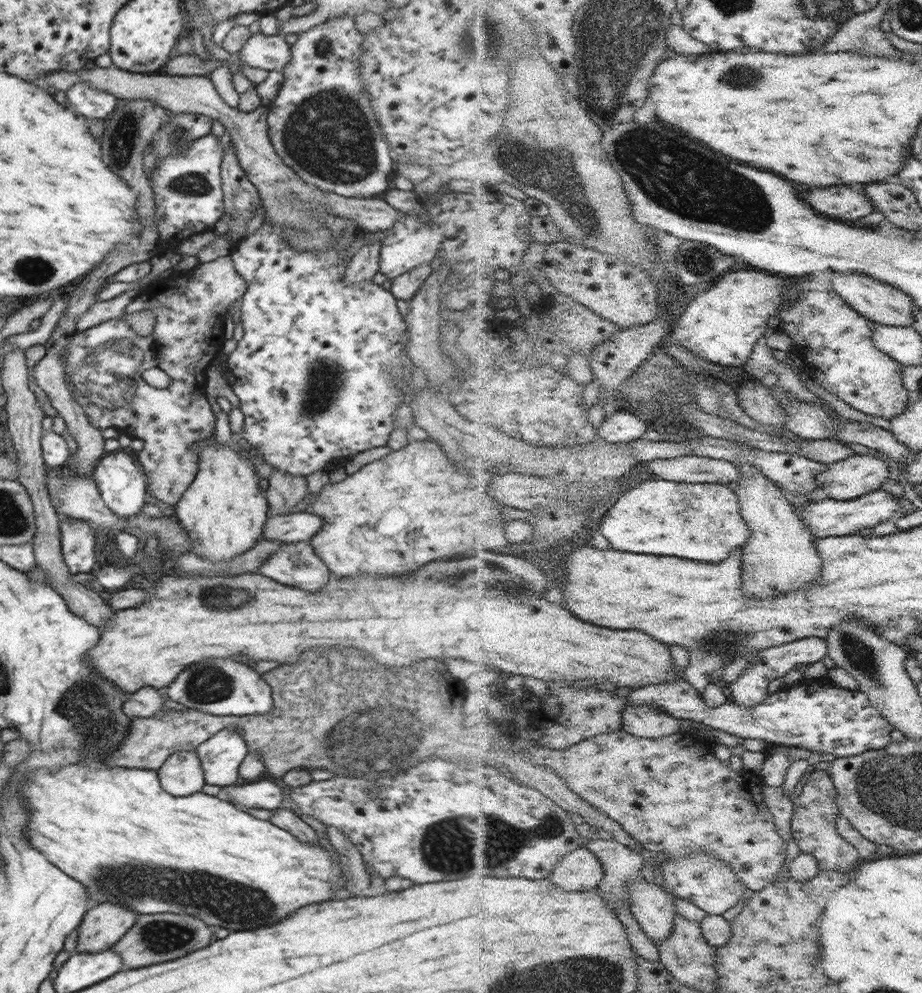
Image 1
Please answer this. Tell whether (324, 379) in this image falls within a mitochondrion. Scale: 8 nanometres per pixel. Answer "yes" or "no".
yes

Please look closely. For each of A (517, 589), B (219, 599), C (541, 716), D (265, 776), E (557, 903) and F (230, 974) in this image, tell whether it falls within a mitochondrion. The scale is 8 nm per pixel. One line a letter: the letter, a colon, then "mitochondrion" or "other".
A: mitochondrion
B: mitochondrion
C: other
D: other
E: other
F: other

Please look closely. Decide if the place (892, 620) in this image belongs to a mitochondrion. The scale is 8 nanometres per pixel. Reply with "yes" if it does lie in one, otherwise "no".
yes

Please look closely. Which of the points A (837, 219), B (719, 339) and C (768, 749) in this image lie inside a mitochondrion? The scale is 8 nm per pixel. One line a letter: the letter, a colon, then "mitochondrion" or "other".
A: other
B: other
C: other

